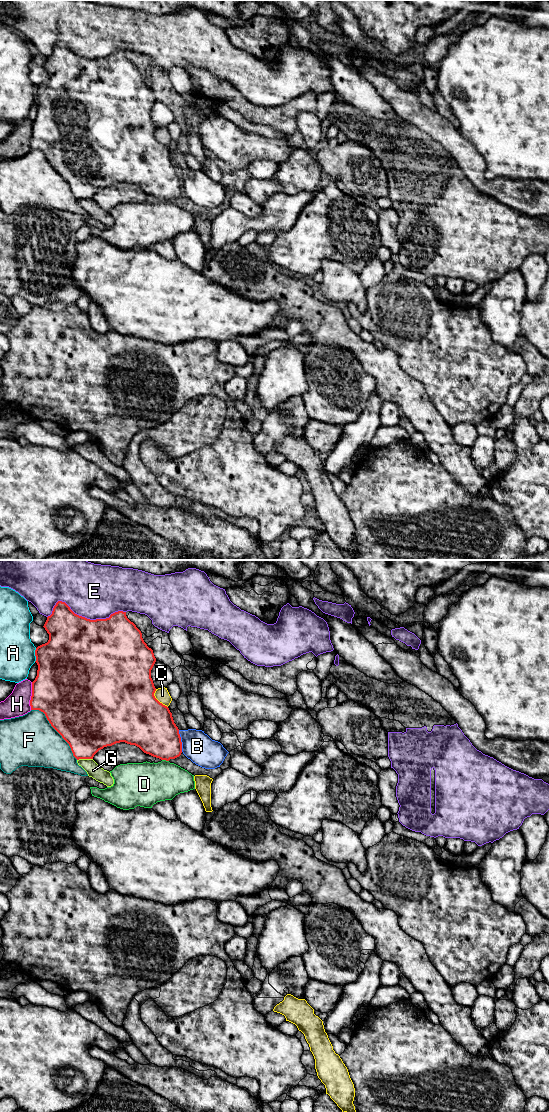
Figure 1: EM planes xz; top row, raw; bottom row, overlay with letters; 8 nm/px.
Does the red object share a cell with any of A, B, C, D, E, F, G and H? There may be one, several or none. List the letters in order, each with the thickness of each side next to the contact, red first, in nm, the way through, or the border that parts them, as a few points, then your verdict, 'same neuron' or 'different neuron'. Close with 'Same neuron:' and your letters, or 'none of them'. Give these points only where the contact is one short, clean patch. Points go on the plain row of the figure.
A: 440 nm thick on the red side, 280 nm on the other; different neuron
B: 360 nm thick on the red side, 240 nm on the other; border along xz (178, 170), (182, 191); different neuron
C: 500 nm thick on the red side, 110 nm on the other; different neuron
D: 360 nm thick on the red side, 340 nm on the other; border along xz (162, 199), (168, 201); different neuron
E: 500 nm thick on the red side, 440 nm on the other; different neuron
F: 500 nm thick on the red side, 420 nm on the other; different neuron
G: 400 nm thick on the red side, 120 nm on the other; different neuron
H: 460 nm thick on the red side, 190 nm on the other; different neuron
Same neuron: none of them

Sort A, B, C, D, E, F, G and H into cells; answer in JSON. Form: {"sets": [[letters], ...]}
{"sets": [["A"], ["B"], ["C"], ["D"], ["E"], ["F"], ["G"], ["H"]]}

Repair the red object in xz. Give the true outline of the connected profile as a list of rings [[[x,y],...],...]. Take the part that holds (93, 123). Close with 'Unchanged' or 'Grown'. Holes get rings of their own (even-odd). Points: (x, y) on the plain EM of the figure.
[[[58,41],[53,48],[52,54],[47,57],[43,67],[49,74],[49,80],[47,83],[38,86],[35,90],[35,102],[38,105],[38,110],[35,120],[32,122],[32,136],[30,140],[31,150],[39,150],[45,154],[51,166],[69,184],[73,196],[77,200],[93,199],[94,195],[99,190],[120,182],[135,185],[144,193],[161,200],[169,201],[181,195],[181,177],[179,169],[174,163],[172,153],[167,146],[160,143],[154,136],[156,128],[151,118],[151,110],[156,102],[156,98],[153,90],[144,82],[141,71],[127,58],[126,52],[118,51],[111,54],[110,57],[106,59],[90,60],[75,54],[65,42]]]. Unchanged

